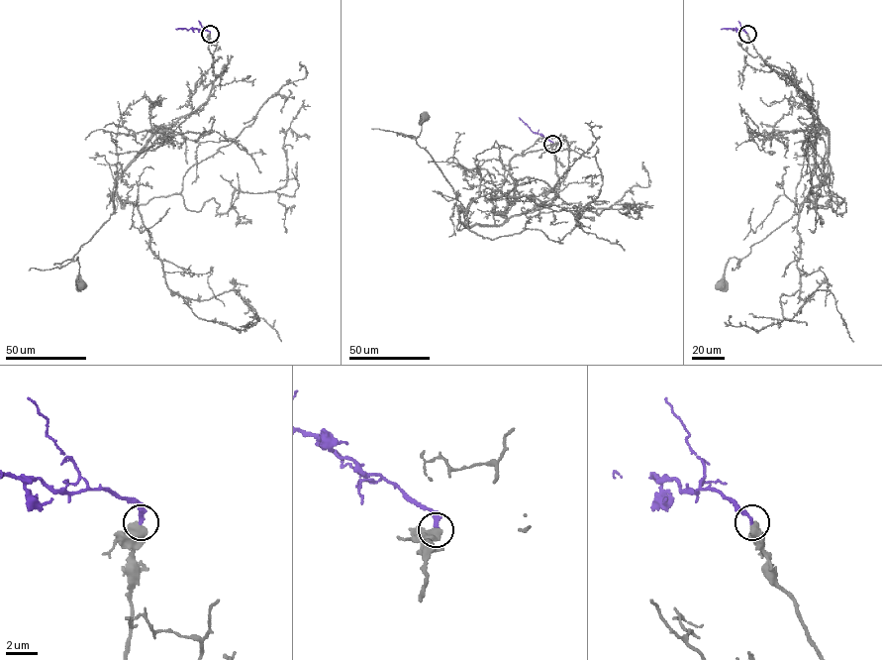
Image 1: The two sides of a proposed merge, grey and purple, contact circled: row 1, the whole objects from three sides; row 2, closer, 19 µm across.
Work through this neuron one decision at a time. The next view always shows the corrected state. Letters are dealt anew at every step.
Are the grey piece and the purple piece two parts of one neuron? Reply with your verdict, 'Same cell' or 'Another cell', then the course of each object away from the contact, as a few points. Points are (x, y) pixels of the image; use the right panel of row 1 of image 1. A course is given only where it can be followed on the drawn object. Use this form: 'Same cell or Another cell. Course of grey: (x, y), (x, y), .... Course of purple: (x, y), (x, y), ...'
Same cell. Course of grey: (746, 33), (764, 63), (791, 77), (828, 130), (830, 174), (798, 213), (740, 261), (729, 259), (721, 285). Course of purple: (746, 33), (737, 29), (721, 29)

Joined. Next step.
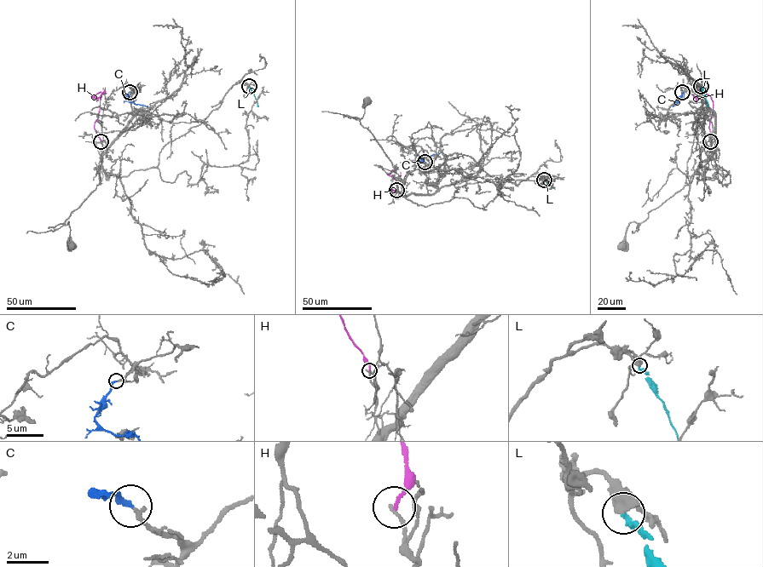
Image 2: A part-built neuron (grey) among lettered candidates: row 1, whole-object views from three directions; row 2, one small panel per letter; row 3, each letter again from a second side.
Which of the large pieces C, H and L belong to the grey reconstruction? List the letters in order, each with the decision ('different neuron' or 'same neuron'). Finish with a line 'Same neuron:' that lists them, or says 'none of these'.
C: same neuron
H: different neuron
L: different neuron
Same neuron: C

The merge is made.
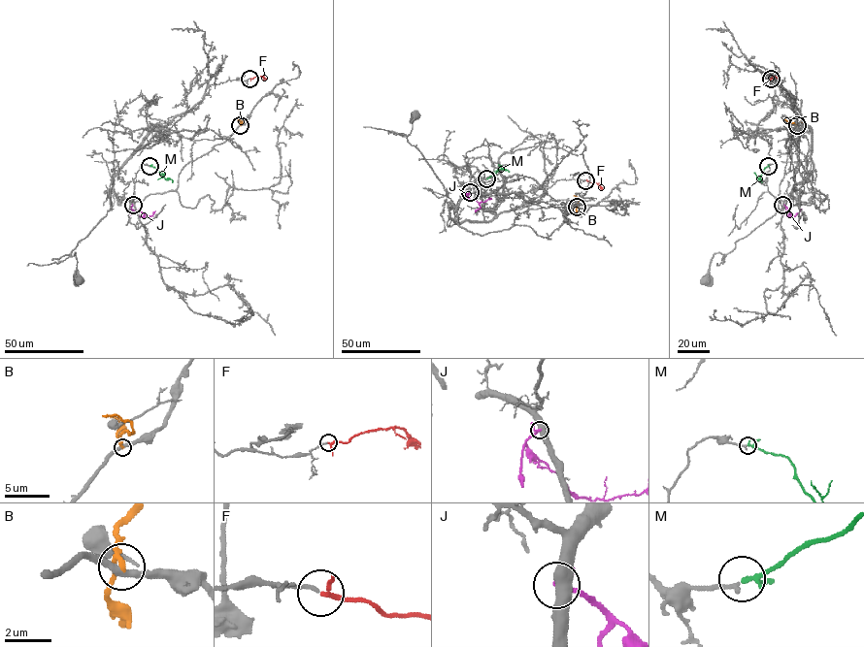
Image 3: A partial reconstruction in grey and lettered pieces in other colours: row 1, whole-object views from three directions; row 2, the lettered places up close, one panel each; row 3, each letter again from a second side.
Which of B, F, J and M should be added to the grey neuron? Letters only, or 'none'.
F, M

